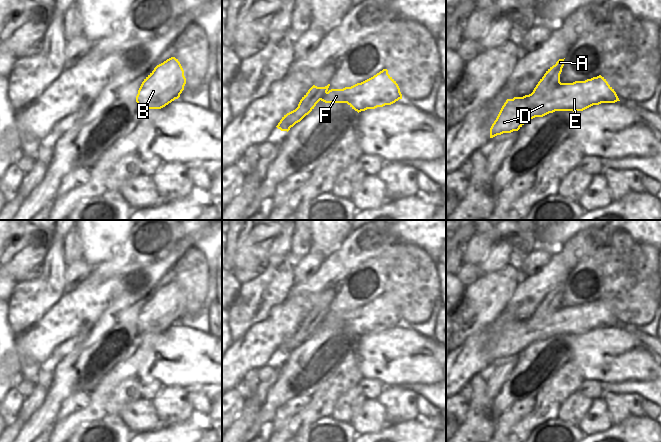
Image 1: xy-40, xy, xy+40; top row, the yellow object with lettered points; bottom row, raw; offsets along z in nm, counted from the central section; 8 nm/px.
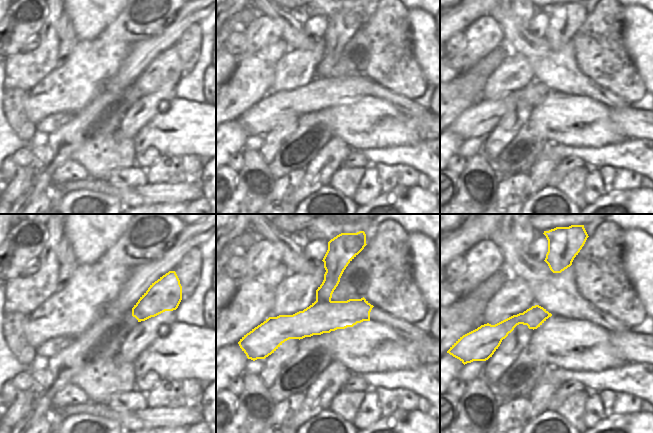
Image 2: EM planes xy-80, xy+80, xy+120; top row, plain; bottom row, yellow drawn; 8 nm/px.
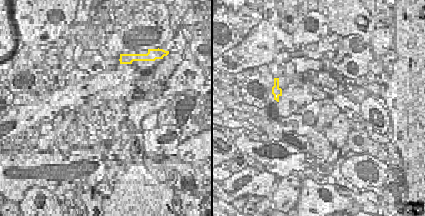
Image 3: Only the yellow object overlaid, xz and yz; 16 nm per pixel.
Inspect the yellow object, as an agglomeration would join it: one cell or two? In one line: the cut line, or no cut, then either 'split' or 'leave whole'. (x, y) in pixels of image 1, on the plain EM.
cut xy (297, 331), (297, 335), (288, 344), (291, 349); split

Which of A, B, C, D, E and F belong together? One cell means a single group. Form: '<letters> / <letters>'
A / B C D E F

